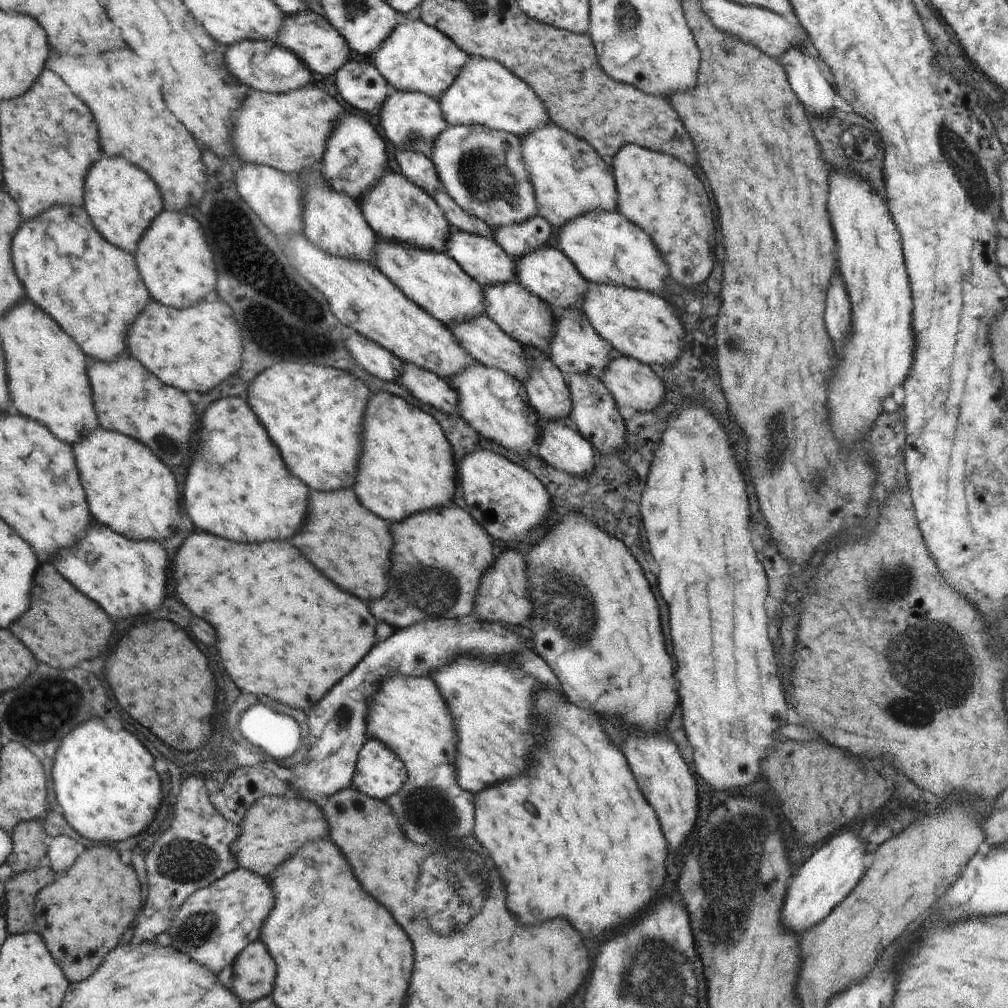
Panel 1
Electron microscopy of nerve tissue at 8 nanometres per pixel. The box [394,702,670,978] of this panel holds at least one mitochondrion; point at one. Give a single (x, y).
(436, 891)

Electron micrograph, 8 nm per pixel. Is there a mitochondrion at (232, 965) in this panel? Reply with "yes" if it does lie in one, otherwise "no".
no

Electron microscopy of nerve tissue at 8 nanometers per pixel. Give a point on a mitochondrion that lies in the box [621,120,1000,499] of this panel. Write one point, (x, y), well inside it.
(965, 162)

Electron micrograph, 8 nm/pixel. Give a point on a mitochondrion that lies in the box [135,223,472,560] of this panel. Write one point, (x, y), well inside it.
(168, 444)

